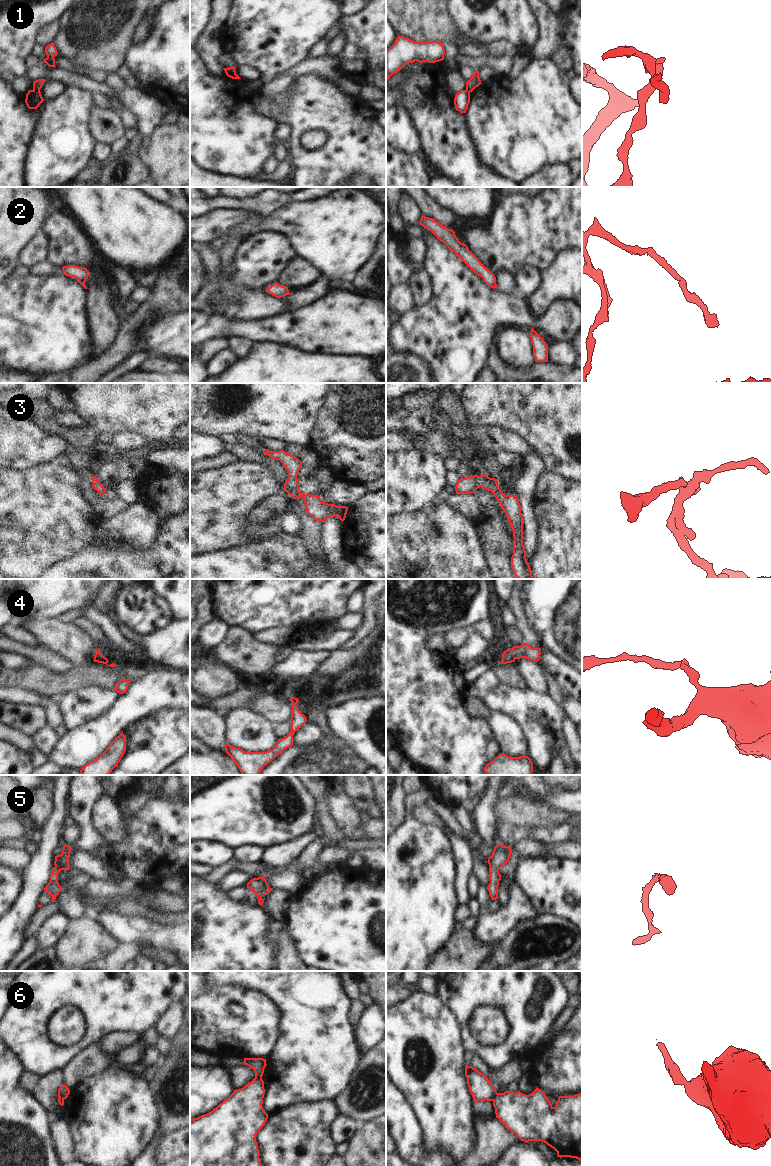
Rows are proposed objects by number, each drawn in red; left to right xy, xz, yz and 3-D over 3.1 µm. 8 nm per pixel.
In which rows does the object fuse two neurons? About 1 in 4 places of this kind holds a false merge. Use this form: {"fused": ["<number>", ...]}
{"fused": ["1", "6"]}

